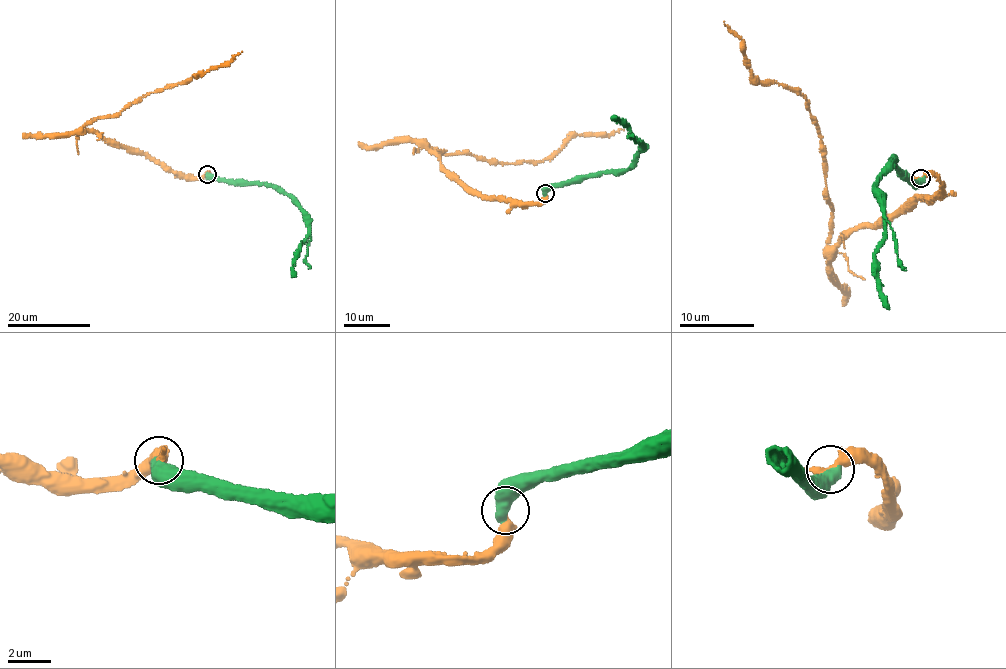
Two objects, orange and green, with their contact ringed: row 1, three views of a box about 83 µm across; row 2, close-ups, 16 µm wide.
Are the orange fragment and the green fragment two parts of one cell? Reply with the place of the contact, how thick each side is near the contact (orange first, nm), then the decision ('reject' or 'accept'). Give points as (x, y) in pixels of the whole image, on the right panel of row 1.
place (921, 178); calibres 360 and 550 nm; accept

